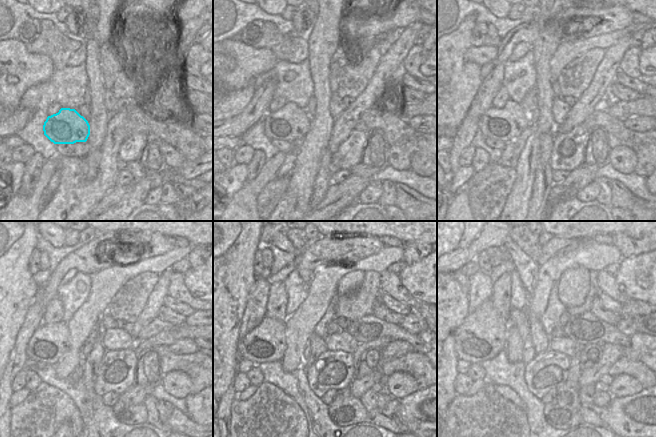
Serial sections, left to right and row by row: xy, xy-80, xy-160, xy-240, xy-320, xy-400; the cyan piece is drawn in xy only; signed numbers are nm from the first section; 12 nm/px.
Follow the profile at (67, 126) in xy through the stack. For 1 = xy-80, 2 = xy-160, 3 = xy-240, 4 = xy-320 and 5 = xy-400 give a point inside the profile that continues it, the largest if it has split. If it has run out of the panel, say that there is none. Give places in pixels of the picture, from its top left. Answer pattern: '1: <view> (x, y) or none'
1: xy-80 (289, 123)
2: xy-160 (507, 123)
3: xy-240 (49, 342)
4: xy-320 (267, 342)
5: xy-400 (482, 335)

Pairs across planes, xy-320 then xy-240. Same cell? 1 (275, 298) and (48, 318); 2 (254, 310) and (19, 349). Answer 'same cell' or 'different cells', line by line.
1: same cell
2: same cell

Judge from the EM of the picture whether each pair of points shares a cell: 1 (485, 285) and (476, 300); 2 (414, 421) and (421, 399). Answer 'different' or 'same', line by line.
1: same
2: same

